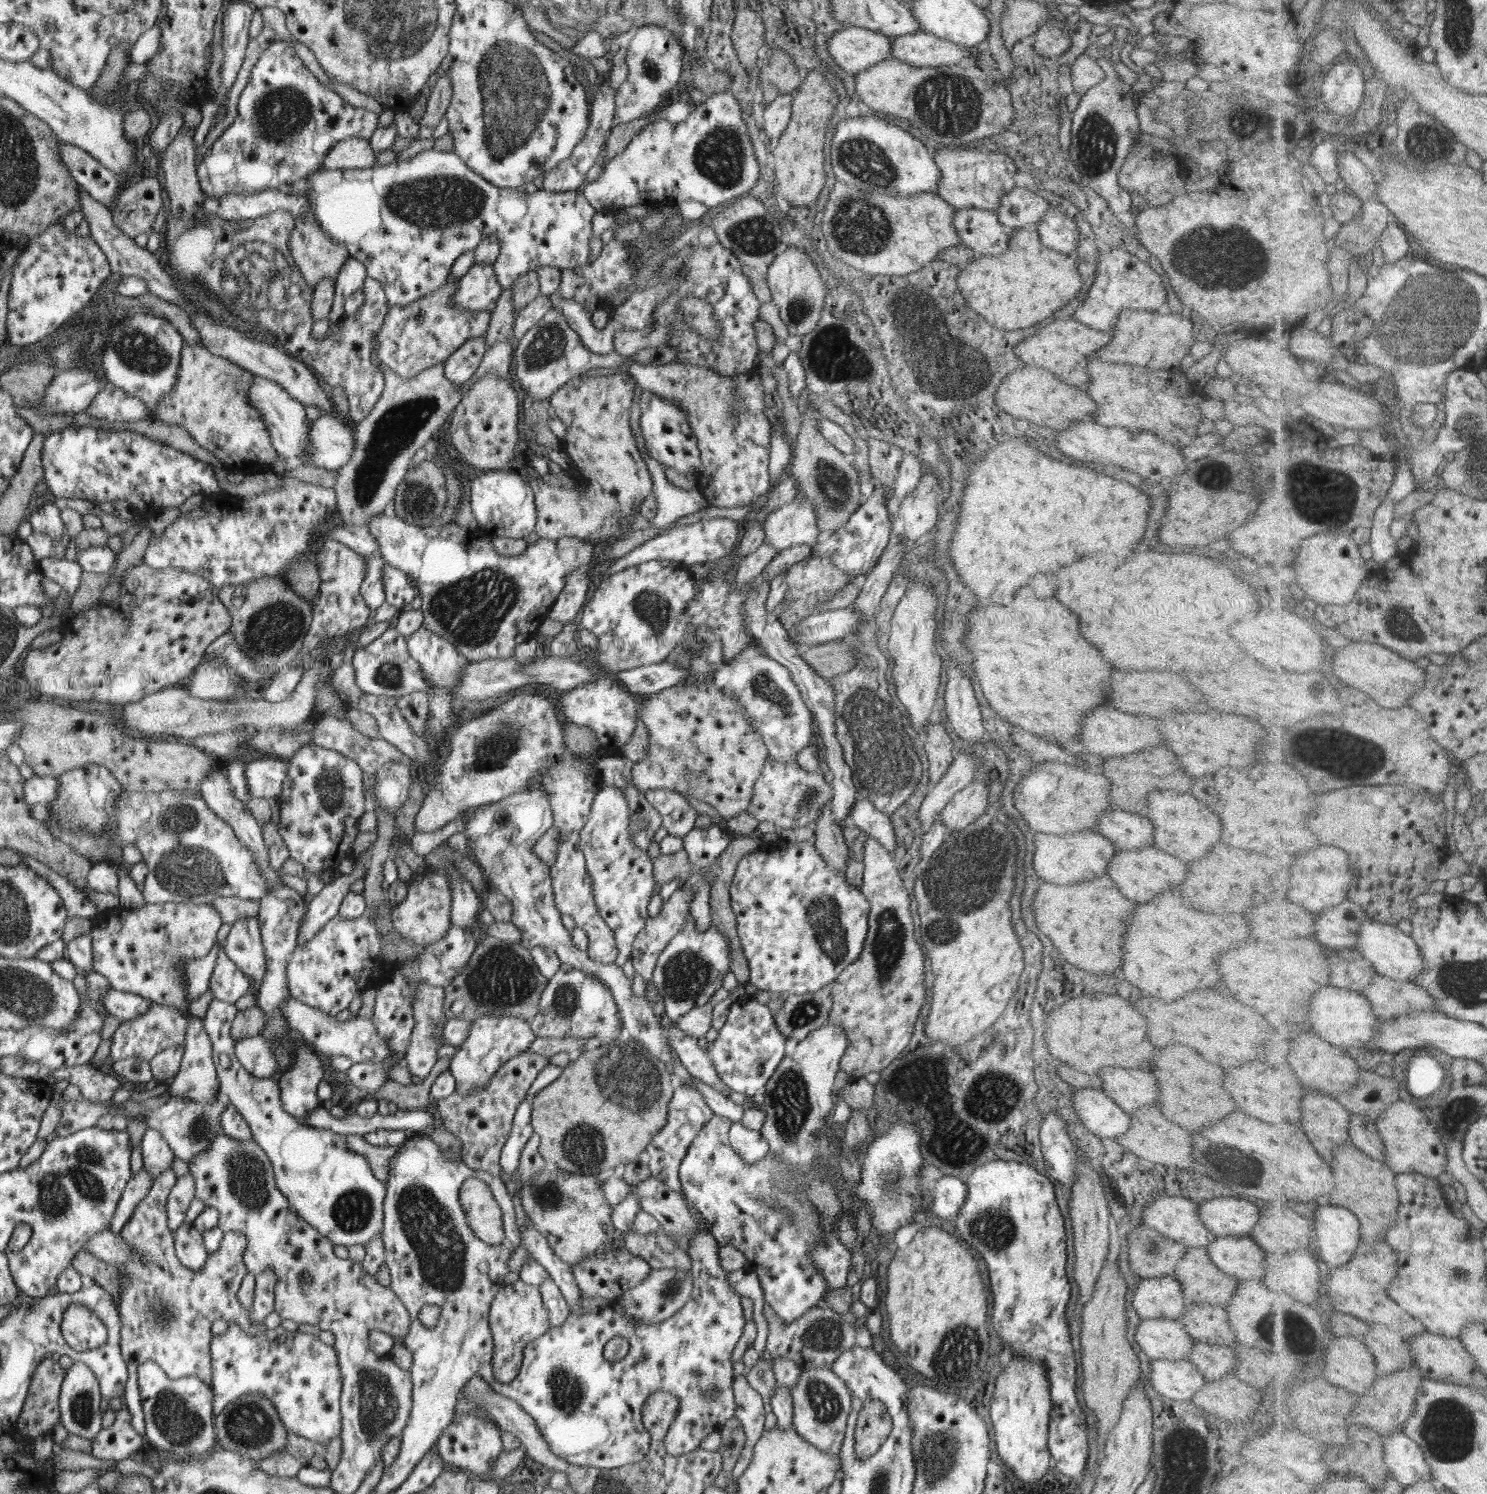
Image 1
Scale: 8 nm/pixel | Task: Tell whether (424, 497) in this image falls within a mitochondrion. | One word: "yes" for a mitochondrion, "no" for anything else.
yes

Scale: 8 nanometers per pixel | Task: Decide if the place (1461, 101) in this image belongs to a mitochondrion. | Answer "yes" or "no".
no

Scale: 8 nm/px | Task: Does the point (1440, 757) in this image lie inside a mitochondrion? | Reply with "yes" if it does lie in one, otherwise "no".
no

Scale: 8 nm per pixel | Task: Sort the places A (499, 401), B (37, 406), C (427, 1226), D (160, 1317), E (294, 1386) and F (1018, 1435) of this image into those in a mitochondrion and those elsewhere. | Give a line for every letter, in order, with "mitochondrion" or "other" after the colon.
A: other
B: other
C: mitochondrion
D: mitochondrion
E: other
F: other

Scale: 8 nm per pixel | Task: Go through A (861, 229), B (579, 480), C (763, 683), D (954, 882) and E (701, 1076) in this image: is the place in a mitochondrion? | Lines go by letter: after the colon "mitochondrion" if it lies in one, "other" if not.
A: mitochondrion
B: other
C: mitochondrion
D: mitochondrion
E: other

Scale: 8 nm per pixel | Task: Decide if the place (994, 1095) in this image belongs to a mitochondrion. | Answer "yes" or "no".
yes

